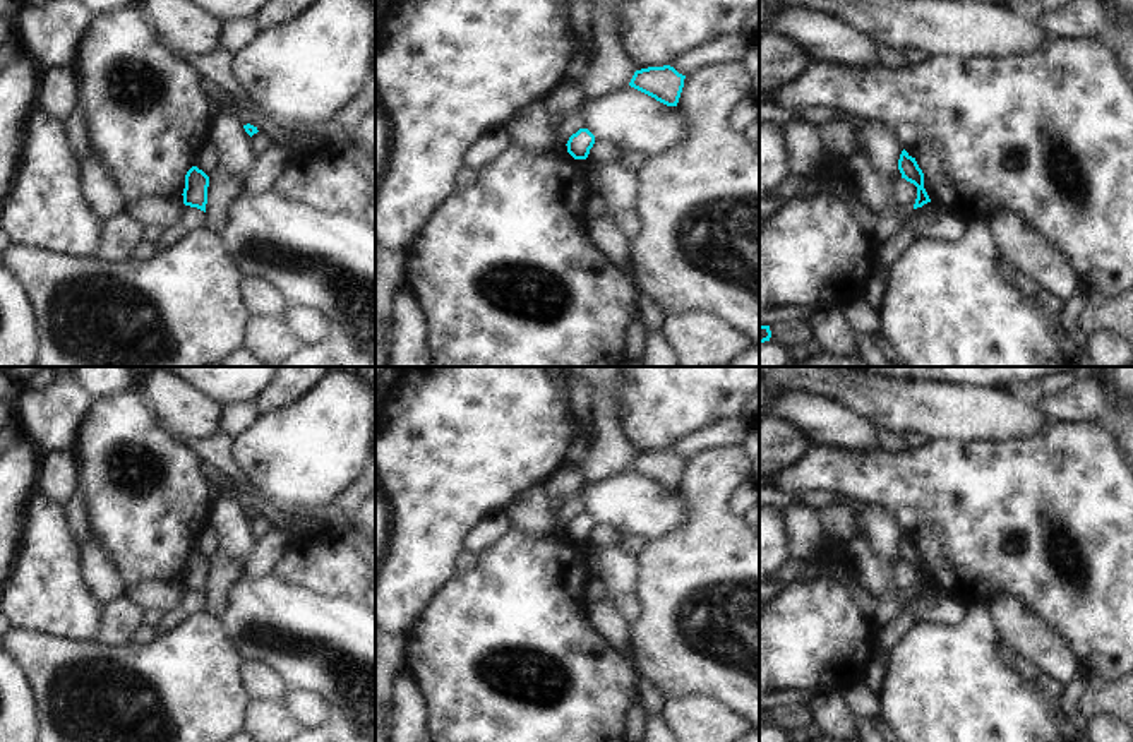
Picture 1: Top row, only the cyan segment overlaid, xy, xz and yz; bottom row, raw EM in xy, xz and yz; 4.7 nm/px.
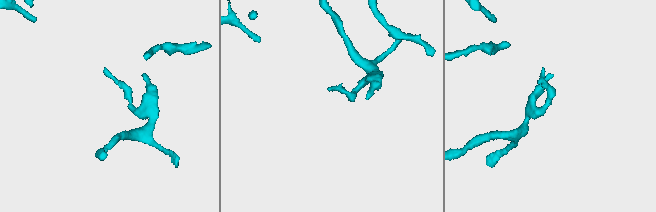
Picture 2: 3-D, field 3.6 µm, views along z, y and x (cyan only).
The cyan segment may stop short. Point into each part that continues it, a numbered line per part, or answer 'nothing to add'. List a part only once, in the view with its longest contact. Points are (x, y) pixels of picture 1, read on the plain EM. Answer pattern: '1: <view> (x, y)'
nothing to add

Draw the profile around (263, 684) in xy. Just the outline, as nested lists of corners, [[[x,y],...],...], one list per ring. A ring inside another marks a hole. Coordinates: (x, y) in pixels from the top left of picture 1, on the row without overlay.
[[[242,661],[242,685],[249,692],[249,703],[283,703],[290,692],[283,680],[259,661]]]

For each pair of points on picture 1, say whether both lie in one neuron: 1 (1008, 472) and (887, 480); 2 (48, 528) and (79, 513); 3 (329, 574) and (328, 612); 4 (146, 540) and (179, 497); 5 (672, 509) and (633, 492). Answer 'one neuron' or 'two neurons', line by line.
1: one neuron
2: two neurons
3: two neurons
4: one neuron
5: one neuron

